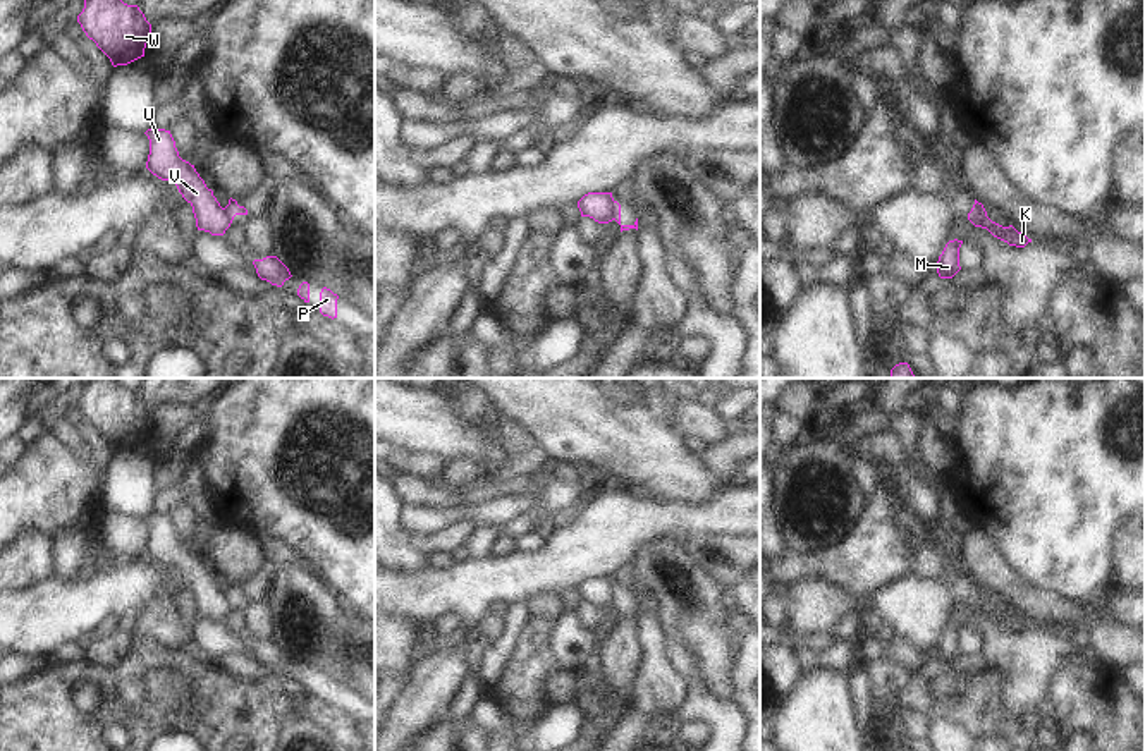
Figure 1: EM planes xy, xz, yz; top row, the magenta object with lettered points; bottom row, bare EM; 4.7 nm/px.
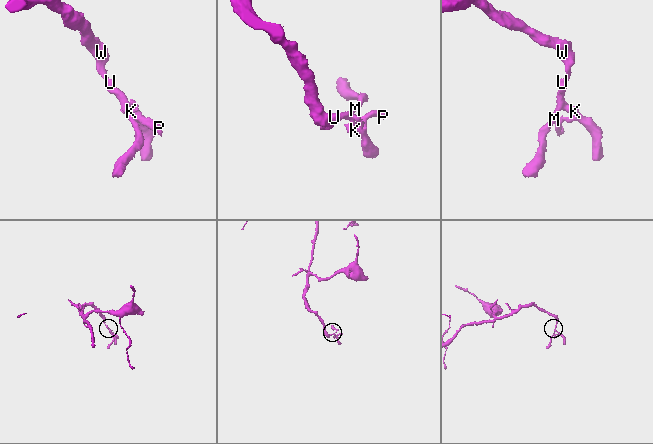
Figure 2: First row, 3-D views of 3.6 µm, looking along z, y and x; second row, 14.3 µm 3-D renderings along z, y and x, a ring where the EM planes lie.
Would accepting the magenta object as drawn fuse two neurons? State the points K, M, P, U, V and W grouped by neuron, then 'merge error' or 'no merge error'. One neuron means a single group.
K M U V W / P; merge error

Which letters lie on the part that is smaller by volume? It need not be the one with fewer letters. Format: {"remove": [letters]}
{"remove": ["P"]}

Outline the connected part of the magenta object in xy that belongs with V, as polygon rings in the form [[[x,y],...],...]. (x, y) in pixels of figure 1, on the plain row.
[[[151,512],[144,519],[150,524],[146,553],[158,564],[177,571],[182,583],[193,591],[198,615],[223,620],[232,608],[230,601],[213,576],[206,572],[194,550],[179,541],[170,516]]]

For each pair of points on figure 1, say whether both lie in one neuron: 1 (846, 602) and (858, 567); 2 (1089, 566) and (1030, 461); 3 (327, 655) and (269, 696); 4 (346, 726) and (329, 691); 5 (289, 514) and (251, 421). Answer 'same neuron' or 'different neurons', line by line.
1: different neurons
2: same neuron
3: different neurons
4: different neurons
5: same neuron

